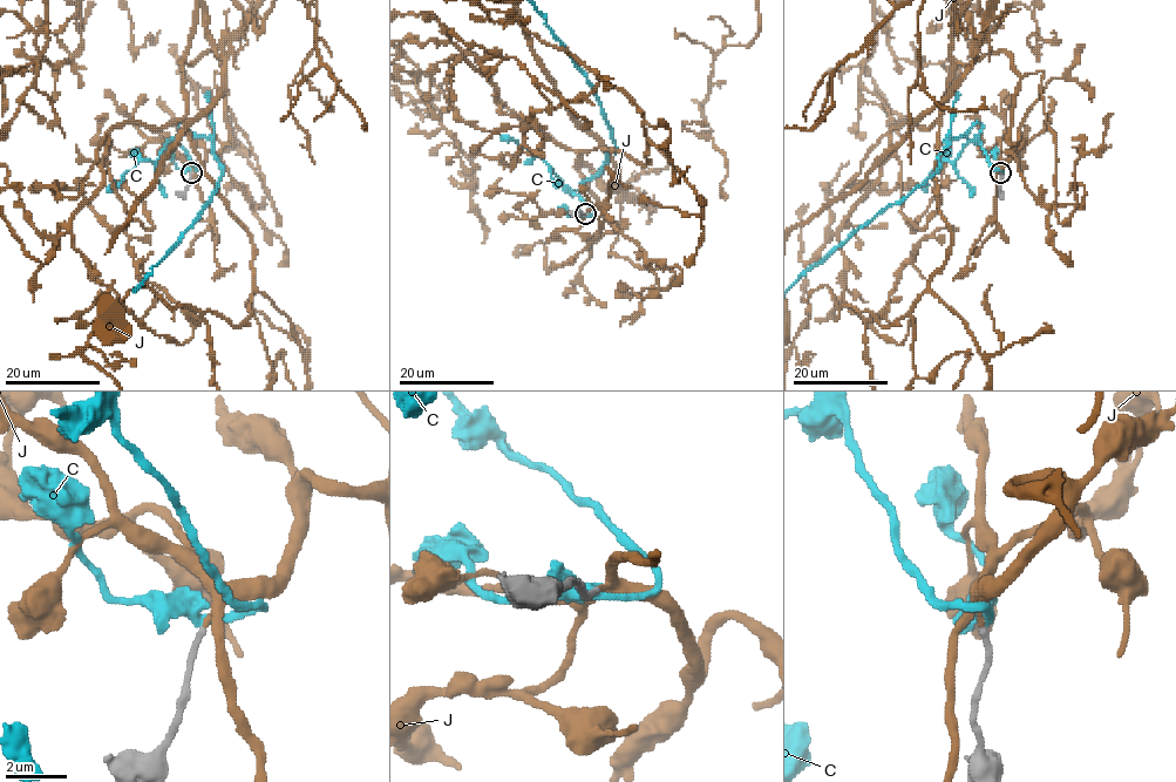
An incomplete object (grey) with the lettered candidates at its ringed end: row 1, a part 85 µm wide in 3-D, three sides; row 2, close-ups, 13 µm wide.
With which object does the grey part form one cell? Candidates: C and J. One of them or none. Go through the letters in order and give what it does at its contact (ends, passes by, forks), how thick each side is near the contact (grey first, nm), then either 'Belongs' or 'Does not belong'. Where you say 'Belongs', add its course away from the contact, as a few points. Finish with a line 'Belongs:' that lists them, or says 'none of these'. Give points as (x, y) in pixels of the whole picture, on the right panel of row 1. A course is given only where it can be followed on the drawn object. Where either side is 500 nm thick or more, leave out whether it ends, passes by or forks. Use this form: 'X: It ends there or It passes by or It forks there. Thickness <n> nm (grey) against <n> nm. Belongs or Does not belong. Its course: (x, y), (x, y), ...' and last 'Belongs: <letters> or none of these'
C: It passes by. Thickness 200 nm (grey) against 360 nm. Does not belong
J: It passes by. Thickness 200 nm (grey) against 180 nm. Belongs. Its course: (1001, 172), (1019, 73), (1004, 50), (954, 59), (957, 4), (970, 68), (860, 184), (788, 232)
Belongs: J

